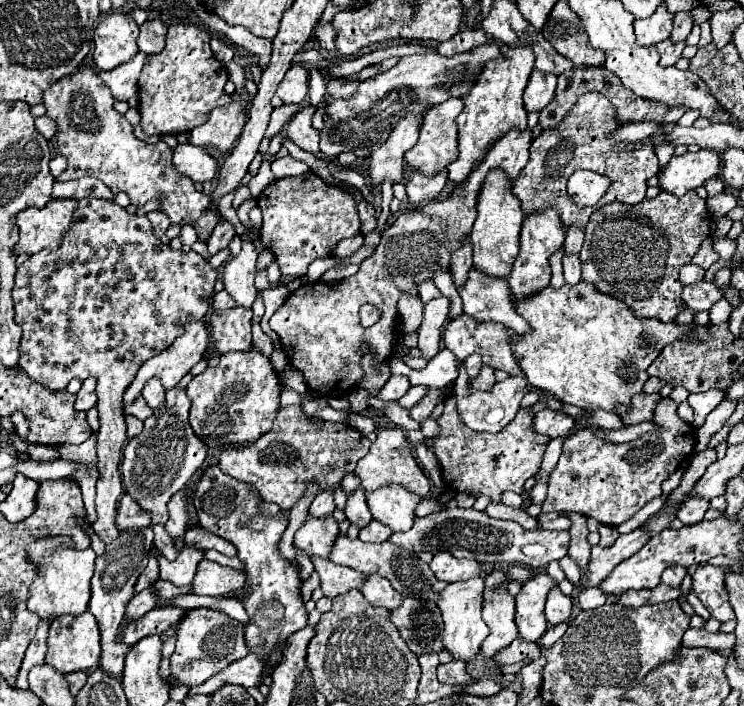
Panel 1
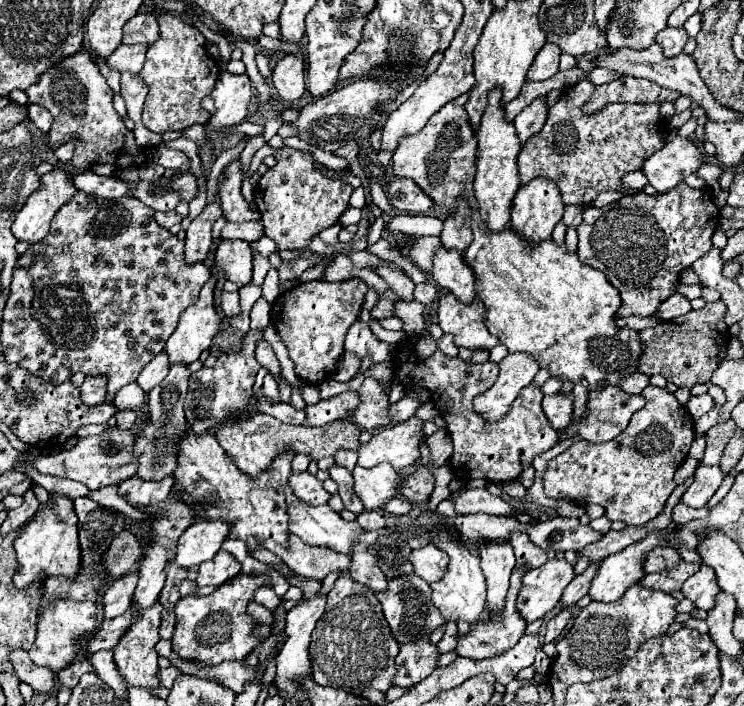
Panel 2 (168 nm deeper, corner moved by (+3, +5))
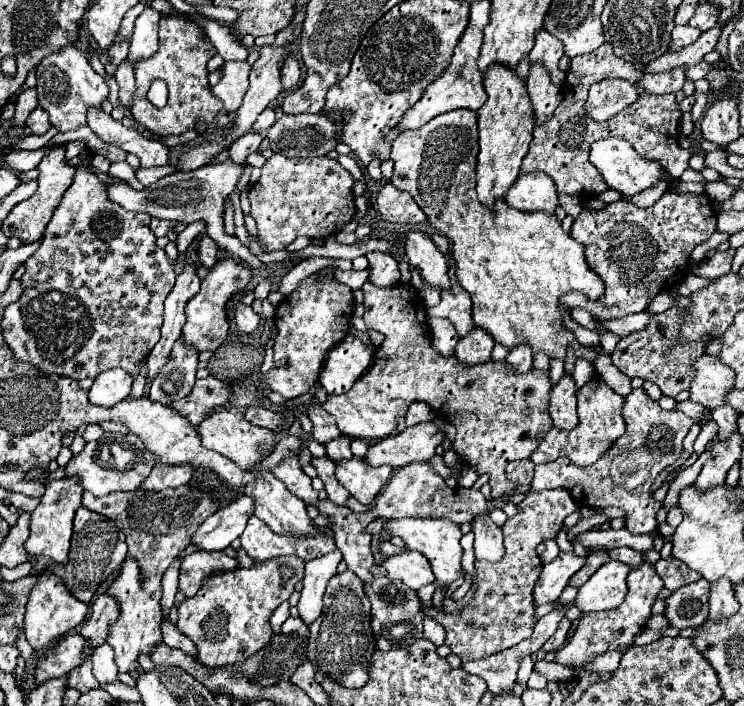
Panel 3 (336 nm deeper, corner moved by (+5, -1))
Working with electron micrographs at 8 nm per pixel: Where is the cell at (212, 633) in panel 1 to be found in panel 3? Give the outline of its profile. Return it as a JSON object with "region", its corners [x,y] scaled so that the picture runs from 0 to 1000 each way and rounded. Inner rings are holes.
{"region":[[[378,788],[378,790],[367,790],[367,793],[356,793],[356,796],[343,796],[337,805],[305,807],[305,813],[286,813],[284,819],[278,819],[278,824],[270,830],[270,836],[259,847],[251,847],[238,861],[238,867],[241,867],[238,892],[243,892],[251,904],[257,904],[262,909],[262,915],[267,921],[267,938],[276,943],[292,946],[292,943],[324,938],[324,935],[335,932],[337,926],[343,926],[345,921],[351,921],[367,901],[362,875],[364,875],[367,864],[391,844],[391,839],[397,836],[397,827],[407,819],[407,802],[410,802],[410,793],[405,793],[405,790]],[[380,799],[388,799],[397,807],[394,819],[386,824],[378,822],[378,810],[375,810]]]}

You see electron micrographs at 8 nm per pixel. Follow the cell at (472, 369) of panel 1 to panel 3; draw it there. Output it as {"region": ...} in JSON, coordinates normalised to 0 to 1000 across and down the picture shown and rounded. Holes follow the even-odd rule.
{"region":[[[638,462],[630,476],[620,479],[614,484],[612,501],[622,516],[647,516],[647,513],[660,510],[663,487],[665,487],[663,479],[657,479],[657,473],[652,473],[652,467]]]}

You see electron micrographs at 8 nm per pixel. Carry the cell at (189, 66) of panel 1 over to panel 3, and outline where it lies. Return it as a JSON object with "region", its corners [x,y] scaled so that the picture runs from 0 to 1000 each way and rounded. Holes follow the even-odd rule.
{"region":[[[219,23],[214,31],[214,71],[211,76],[181,88],[181,110],[184,110],[184,127],[179,133],[176,161],[179,167],[195,178],[200,187],[211,193],[238,193],[257,181],[262,181],[265,170],[273,170],[278,176],[286,176],[292,161],[297,159],[297,142],[284,133],[281,116],[278,116],[278,88],[292,76],[289,65],[278,54],[276,40],[262,31],[243,23]],[[214,110],[222,113],[227,125],[227,144],[219,156],[208,153],[198,142],[200,119]]]}

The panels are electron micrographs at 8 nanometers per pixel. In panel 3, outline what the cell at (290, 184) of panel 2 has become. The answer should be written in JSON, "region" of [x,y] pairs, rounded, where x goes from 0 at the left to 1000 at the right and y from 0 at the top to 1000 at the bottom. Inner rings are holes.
{"region":[[[367,218],[364,224],[359,224],[359,229],[351,238],[351,252],[335,272],[337,306],[345,314],[353,354],[356,357],[380,354],[402,334],[440,337],[442,329],[453,331],[456,326],[461,326],[461,320],[469,317],[477,306],[477,286],[472,275],[474,261],[477,261],[474,249],[464,238],[458,238],[456,229],[442,224],[386,224],[378,218]]]}

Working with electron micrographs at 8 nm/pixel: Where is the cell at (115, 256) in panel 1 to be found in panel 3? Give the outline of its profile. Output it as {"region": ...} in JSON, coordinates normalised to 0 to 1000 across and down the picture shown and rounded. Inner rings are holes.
{"region":[[[114,235],[103,238],[98,261],[87,272],[79,295],[74,297],[74,303],[71,303],[71,309],[69,309],[60,331],[58,331],[58,343],[55,343],[52,354],[34,371],[34,388],[28,394],[31,416],[26,419],[26,425],[20,431],[7,436],[7,445],[4,445],[4,453],[1,453],[7,484],[12,487],[12,493],[17,496],[23,510],[42,513],[42,516],[52,518],[60,527],[74,527],[79,533],[90,533],[90,535],[98,535],[98,538],[112,538],[117,533],[128,535],[130,530],[136,530],[141,524],[149,524],[149,521],[165,521],[176,533],[181,533],[187,527],[190,507],[195,507],[200,501],[200,496],[206,496],[206,490],[214,484],[216,456],[219,456],[219,428],[227,419],[227,414],[233,411],[233,399],[235,399],[233,368],[227,368],[222,363],[222,357],[208,348],[208,334],[200,326],[200,312],[203,312],[200,303],[181,303],[181,300],[173,300],[173,297],[163,295],[160,289],[149,286],[141,275],[141,261],[133,255],[133,249],[128,244],[122,244],[122,238],[114,238]]]}

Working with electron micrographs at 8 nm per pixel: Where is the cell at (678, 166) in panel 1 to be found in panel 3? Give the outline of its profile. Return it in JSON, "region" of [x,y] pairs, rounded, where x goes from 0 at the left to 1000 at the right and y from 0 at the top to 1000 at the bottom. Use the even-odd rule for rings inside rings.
{"region":[[[808,195],[808,198],[797,201],[794,215],[792,215],[792,227],[805,241],[805,246],[813,252],[816,263],[821,269],[835,272],[843,280],[875,266],[878,261],[883,261],[886,255],[894,252],[894,244],[891,244],[891,238],[883,229],[862,224],[851,212],[851,207],[845,201],[840,201],[840,198],[835,198],[835,195]]]}

